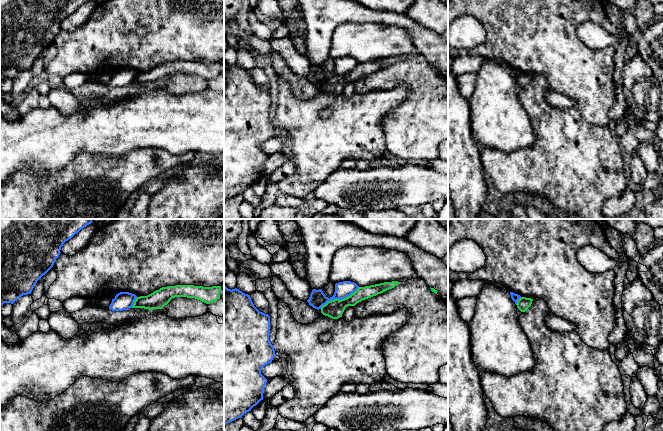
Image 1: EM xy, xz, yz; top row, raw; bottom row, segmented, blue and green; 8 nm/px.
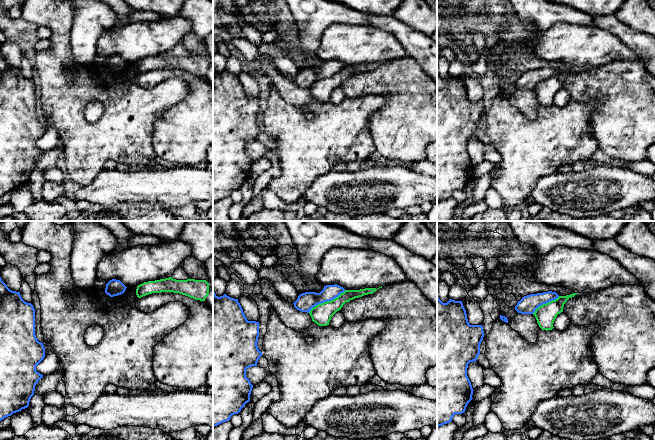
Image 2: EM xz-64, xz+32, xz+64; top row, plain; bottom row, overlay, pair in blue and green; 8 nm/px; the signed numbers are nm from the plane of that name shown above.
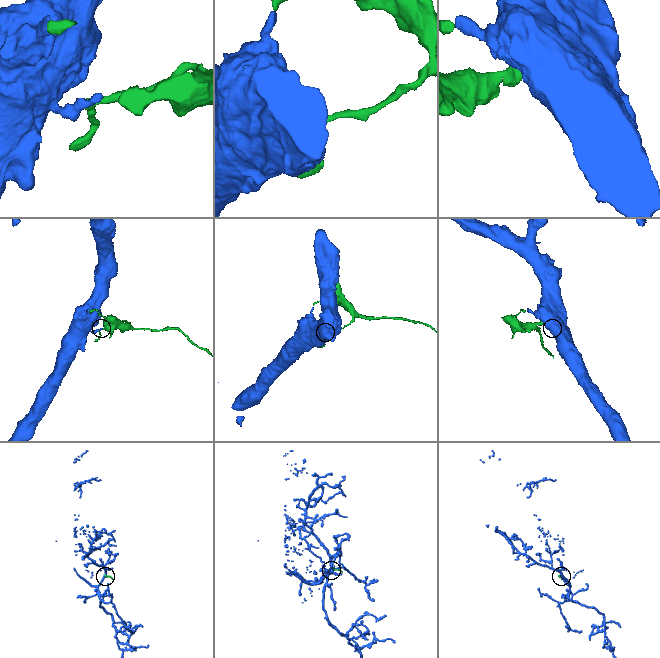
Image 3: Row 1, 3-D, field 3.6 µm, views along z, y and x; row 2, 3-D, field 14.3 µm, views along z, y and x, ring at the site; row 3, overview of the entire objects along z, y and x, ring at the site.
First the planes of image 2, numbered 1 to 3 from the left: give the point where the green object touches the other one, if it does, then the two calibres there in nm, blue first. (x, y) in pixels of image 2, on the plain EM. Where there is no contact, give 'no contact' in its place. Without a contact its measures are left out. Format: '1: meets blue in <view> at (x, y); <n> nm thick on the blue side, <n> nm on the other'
1: no contact
2: meets blue in xz+32 at (326, 77); 150 nm thick on the blue side, 170 nm on the other
3: meets blue in xz+64 at (545, 79); 150 nm thick on the blue side, 160 nm on the other

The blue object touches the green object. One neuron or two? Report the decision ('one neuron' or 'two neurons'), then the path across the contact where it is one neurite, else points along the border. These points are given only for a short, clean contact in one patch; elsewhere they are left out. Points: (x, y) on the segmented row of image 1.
two neurons | along xz (359, 287), (343, 298), (328, 300), (320, 308)

